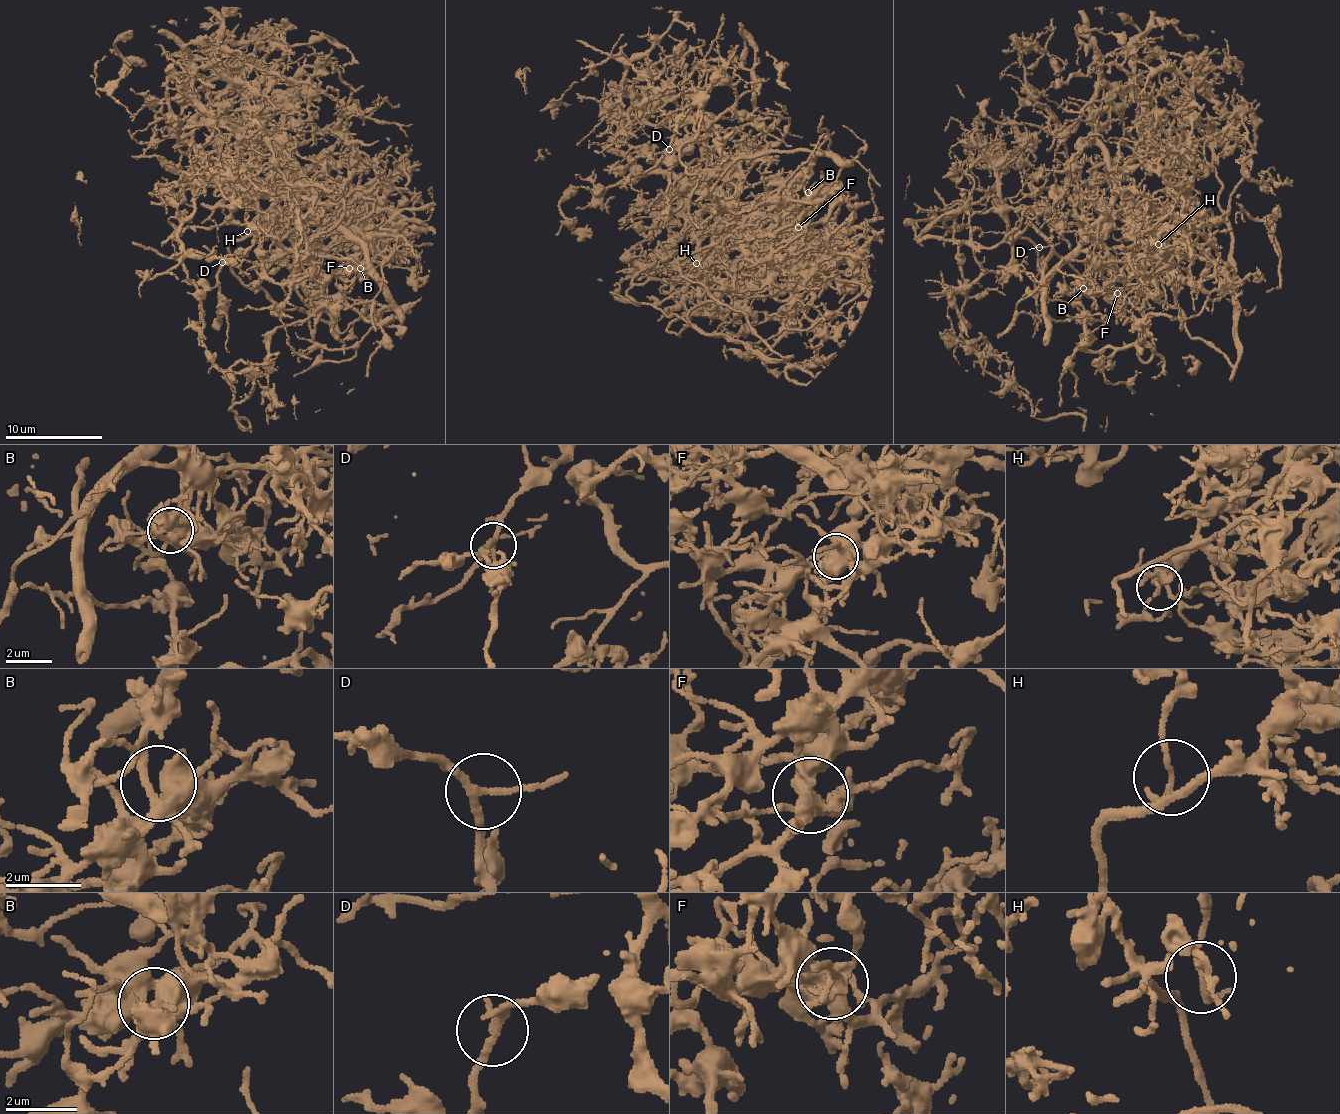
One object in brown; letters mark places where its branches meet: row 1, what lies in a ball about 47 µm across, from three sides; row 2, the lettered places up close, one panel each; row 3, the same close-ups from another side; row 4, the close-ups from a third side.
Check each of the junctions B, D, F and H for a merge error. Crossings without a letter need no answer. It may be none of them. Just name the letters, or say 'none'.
F, H

